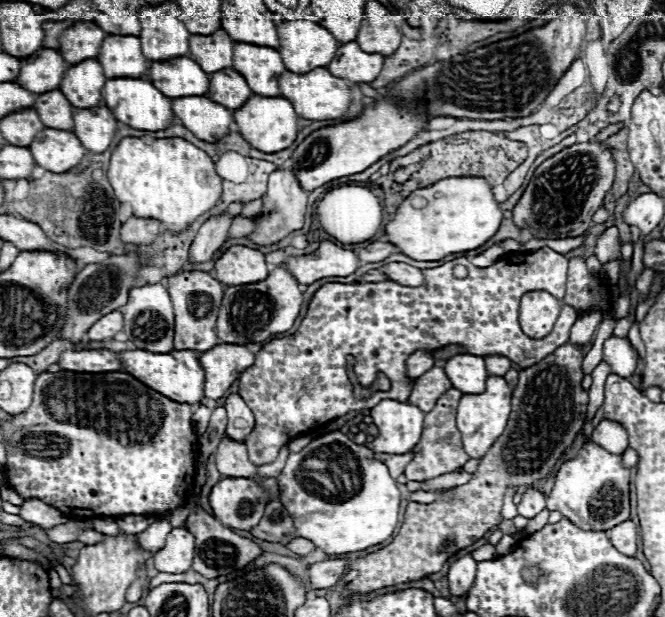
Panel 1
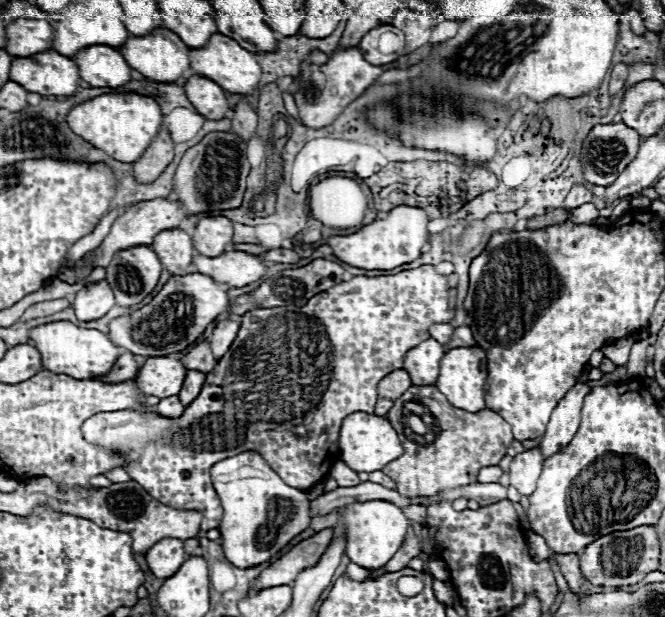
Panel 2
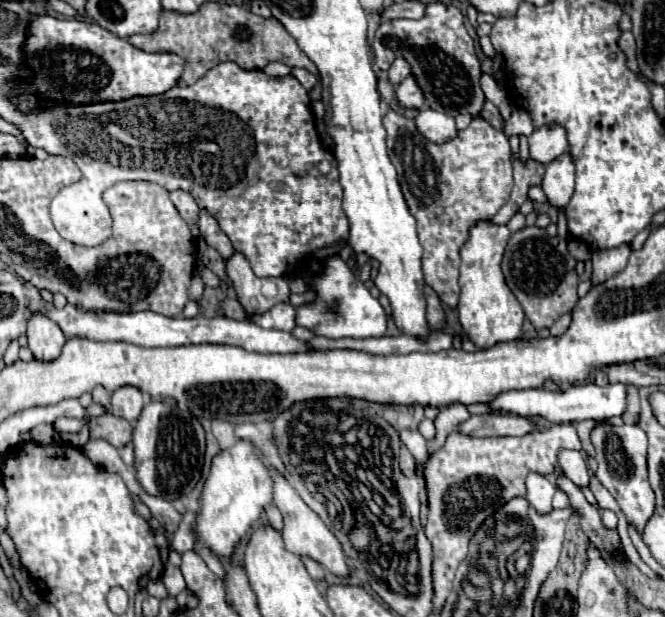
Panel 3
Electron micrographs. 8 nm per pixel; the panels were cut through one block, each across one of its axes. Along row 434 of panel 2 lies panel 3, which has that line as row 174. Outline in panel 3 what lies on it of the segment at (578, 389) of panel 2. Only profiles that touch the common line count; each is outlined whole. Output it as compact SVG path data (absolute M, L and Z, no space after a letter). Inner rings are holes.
M562 154L554 162L546 164L546 172L542 178L542 190L550 206L562 208L570 202L574 194L574 164L572 164L570 154Z

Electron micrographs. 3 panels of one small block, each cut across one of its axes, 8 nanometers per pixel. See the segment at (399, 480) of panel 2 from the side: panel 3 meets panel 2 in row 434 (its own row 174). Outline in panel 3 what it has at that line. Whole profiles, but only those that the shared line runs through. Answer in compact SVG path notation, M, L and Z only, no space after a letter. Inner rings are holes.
M392 110L384 116L384 128L388 132L388 156L396 166L406 204L416 218L418 238L424 248L424 280L440 294L444 304L456 308L460 294L460 246L468 240L472 222L490 220L504 202L508 202L514 186L508 138L502 130L476 118L470 128L462 130L450 142L432 144L418 134L414 120L406 120ZM420 172L424 172L424 176L420 176Z

